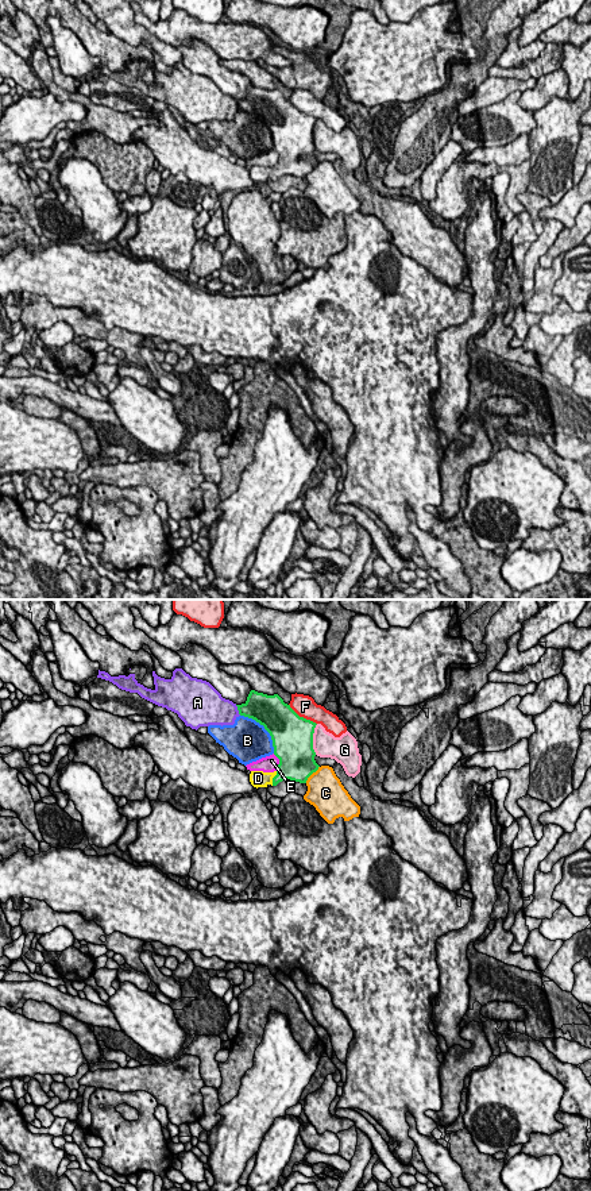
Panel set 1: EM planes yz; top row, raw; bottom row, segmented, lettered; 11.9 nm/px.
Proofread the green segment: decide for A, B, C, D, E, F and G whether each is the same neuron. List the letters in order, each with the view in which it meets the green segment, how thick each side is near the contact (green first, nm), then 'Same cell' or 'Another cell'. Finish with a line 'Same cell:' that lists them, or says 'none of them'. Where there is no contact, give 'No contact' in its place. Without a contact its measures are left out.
A: Touches green in yz. Thickness 320 nm (green) against 340 nm. Another cell
B: Touches green in yz. Thickness 420 nm (green) against 480 nm. Another cell
C: Touches green in yz. Thickness 420 nm (green) against 420 nm. Another cell
D: Touches green in yz. Thickness 280 nm (green) against 190 nm. Same cell
E: Touches green in yz. Thickness 480 nm (green) against 190 nm. Another cell
F: Touches green in yz. Thickness 480 nm (green) against 260 nm. Another cell
G: Touches green in yz. Thickness 480 nm (green) against 300 nm. Another cell
Same cell: D

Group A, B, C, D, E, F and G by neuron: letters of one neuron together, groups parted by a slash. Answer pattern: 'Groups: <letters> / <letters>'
Groups: A / B / C / D / E / F / G

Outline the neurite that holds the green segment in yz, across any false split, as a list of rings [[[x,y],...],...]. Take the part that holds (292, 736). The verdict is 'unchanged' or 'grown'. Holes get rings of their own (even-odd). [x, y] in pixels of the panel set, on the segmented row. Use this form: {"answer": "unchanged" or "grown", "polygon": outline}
{"answer": "grown", "polygon": [[[251,690],[247,701],[236,706],[240,716],[264,726],[271,736],[274,755],[279,759],[278,770],[274,772],[251,771],[251,785],[256,789],[277,786],[286,779],[306,783],[320,767],[313,749],[317,724],[300,717],[278,694],[267,695]]]}

